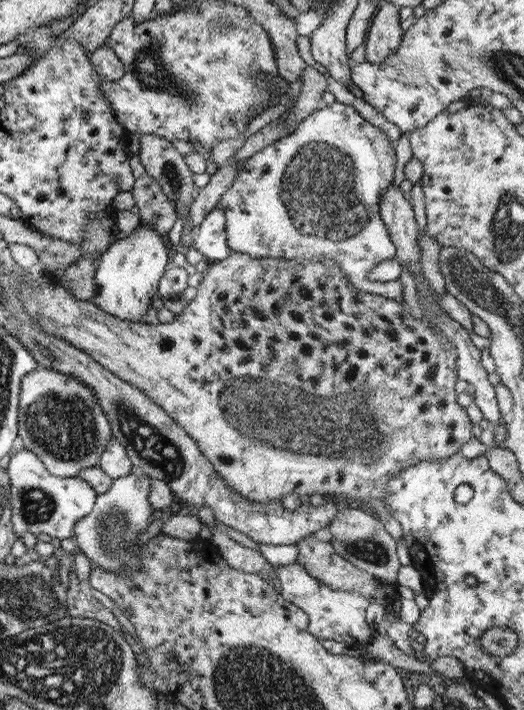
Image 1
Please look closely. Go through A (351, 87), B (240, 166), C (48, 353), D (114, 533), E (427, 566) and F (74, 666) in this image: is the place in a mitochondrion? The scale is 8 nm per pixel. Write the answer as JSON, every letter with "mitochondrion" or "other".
{"A":"other","B":"other","C":"mitochondrion","D":"mitochondrion","E":"other","F":"mitochondrion"}

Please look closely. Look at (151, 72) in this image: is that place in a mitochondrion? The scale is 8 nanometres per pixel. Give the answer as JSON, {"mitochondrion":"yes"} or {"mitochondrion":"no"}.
{"mitochondrion":"yes"}

